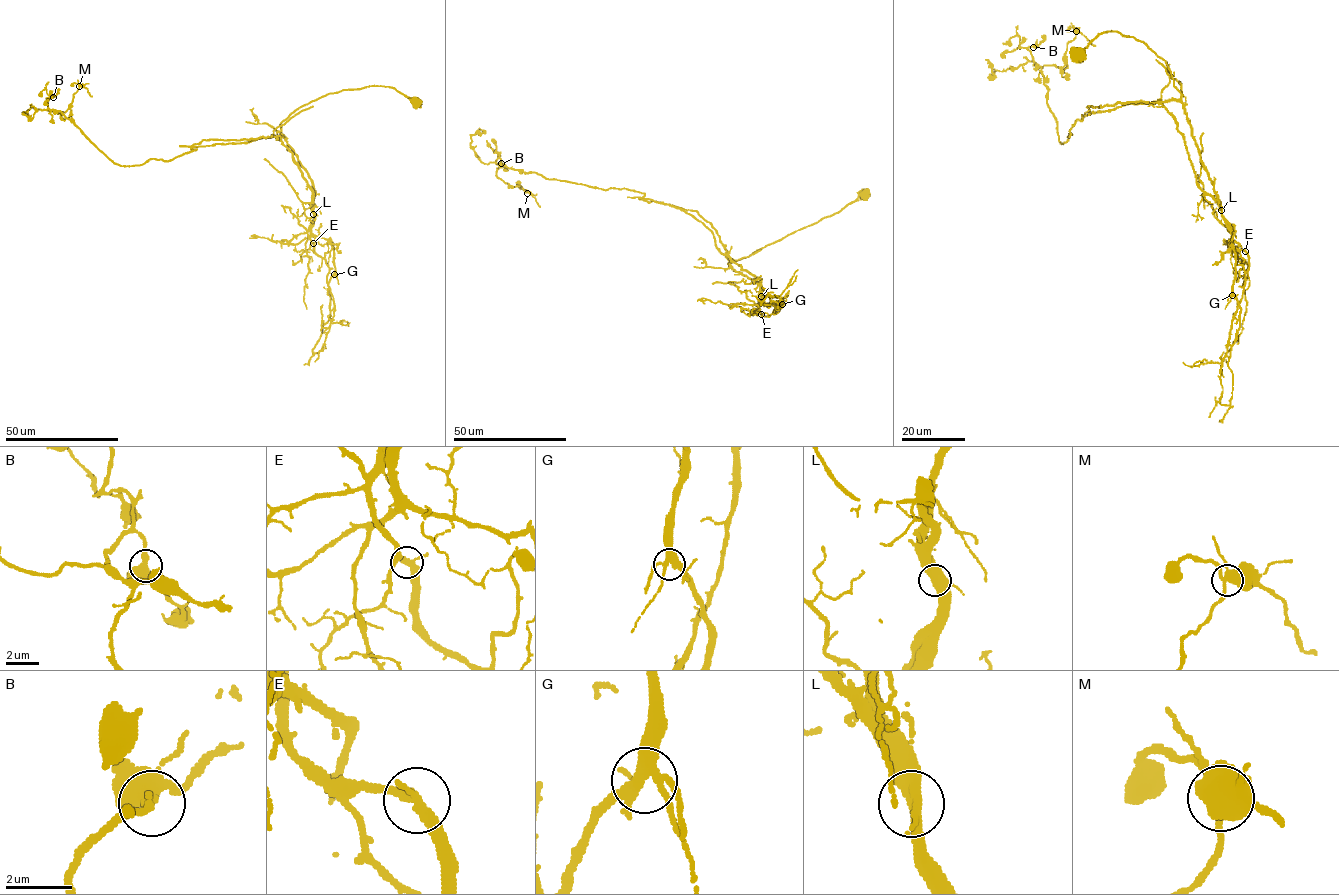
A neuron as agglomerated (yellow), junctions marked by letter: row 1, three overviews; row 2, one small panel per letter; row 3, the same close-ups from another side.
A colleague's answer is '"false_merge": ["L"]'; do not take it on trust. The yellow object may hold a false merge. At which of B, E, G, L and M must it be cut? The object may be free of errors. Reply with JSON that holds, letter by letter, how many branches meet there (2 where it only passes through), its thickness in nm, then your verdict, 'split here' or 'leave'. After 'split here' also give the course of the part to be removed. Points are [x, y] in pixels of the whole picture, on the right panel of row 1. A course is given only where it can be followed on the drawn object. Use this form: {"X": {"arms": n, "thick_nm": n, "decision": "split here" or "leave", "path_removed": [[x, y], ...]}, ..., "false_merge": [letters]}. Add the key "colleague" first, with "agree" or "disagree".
{"colleague": "agree", "B": {"arms": 3, "thick_nm": 360, "decision": "leave"}, "E": {"arms": 3, "thick_nm": 300, "decision": "leave"}, "G": {"arms": 4, "thick_nm": 340, "decision": "leave"}, "L": {"arms": 3, "thick_nm": 360, "decision": "split here", "path_removed": [[1221, 210], [1218, 202], [1199, 186], [1177, 122], [1160, 100], [1125, 104], [1111, 110], [1081, 115]]}, "M": {"arms": 4, "thick_nm": 400, "decision": "leave"}, "false_merge": ["L"]}

